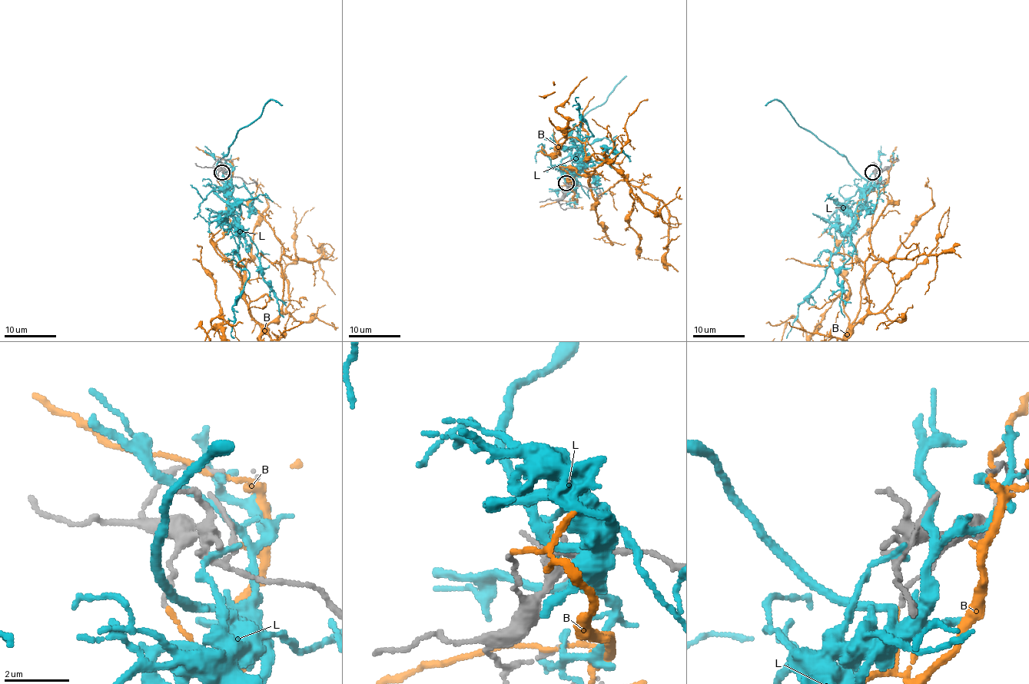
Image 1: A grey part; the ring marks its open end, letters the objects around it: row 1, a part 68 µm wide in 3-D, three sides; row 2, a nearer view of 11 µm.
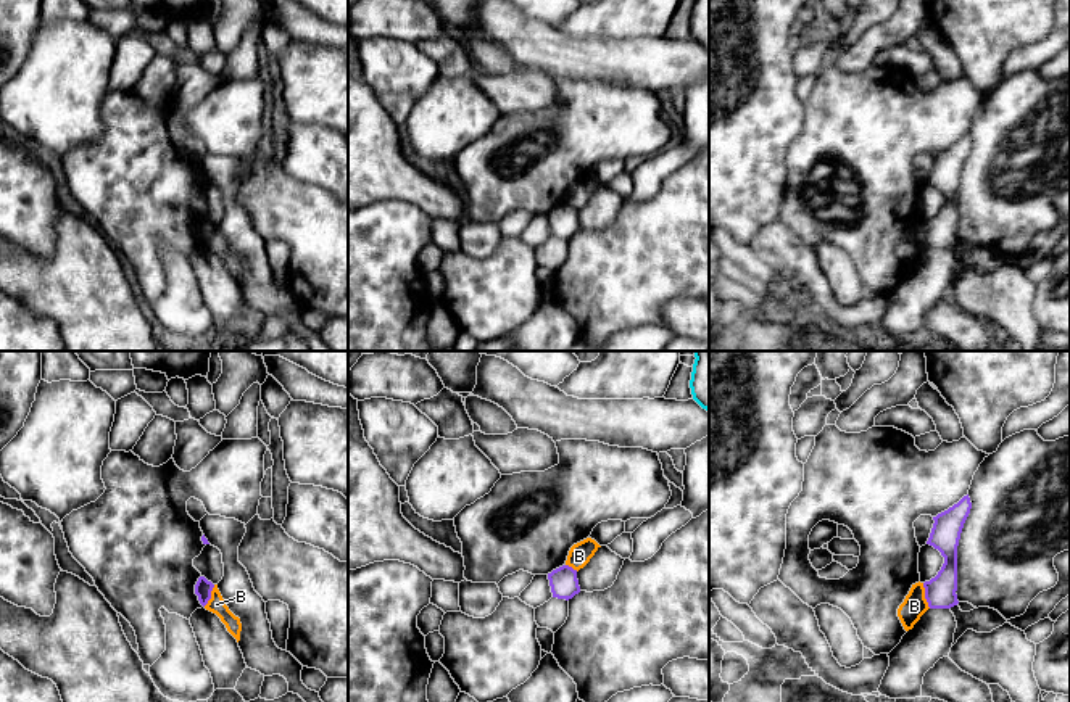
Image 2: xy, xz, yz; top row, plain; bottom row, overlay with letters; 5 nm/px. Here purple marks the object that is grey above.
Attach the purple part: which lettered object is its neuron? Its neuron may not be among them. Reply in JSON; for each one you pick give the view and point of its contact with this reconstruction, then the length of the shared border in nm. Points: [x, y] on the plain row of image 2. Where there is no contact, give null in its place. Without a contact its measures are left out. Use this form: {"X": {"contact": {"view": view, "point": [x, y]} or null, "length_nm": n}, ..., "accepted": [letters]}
{"accepted": []}

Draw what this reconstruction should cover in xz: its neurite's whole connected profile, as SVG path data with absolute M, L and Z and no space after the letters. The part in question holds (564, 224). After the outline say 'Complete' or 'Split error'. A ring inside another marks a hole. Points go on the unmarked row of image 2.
M562 204L551 213L548 213L550 225L553 237L558 238L572 238L575 233L580 232L577 209L569 204Z. Complete

